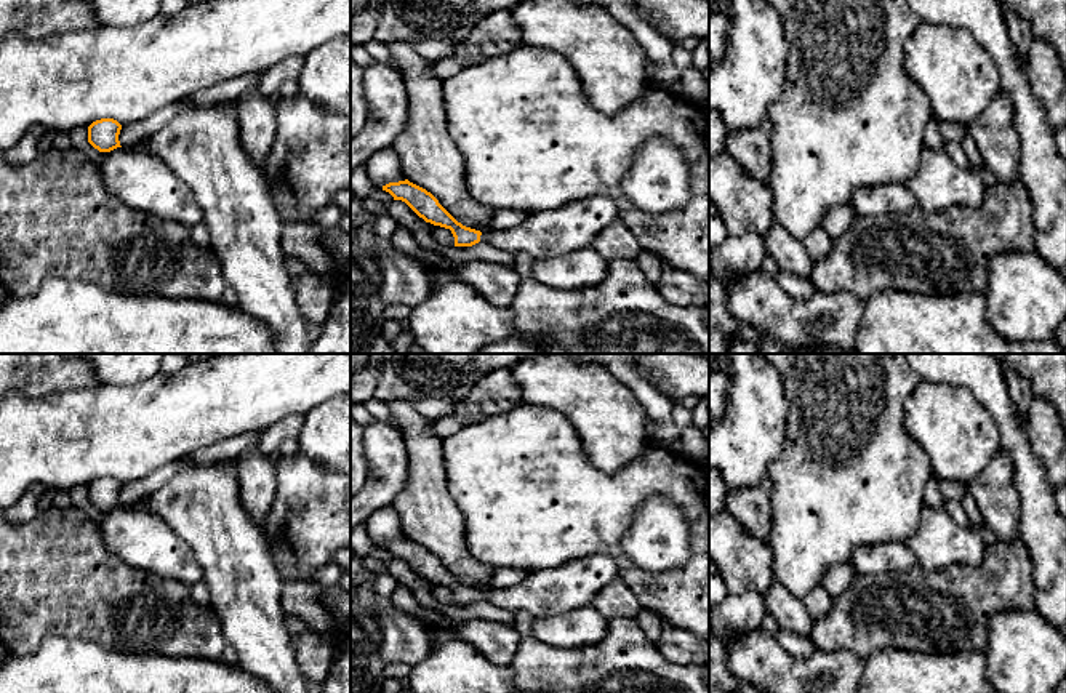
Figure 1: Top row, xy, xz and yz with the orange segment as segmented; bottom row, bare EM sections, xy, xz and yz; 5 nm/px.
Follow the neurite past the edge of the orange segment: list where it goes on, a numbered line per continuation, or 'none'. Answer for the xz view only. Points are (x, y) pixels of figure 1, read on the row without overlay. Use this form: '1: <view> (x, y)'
1: xz (548, 591)

